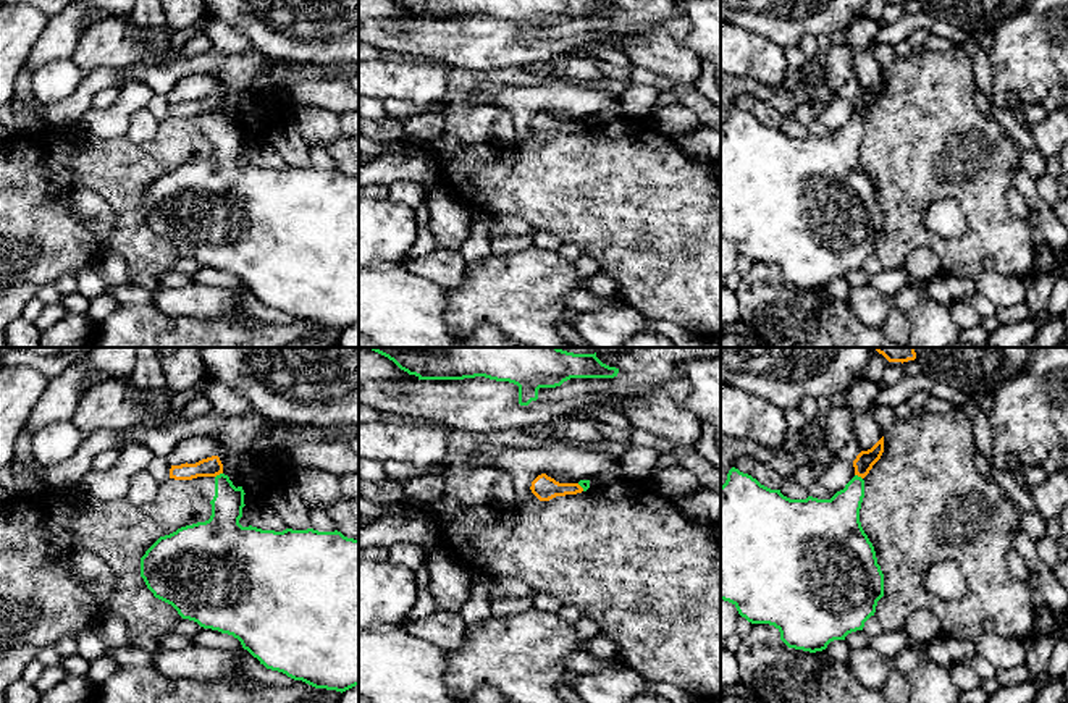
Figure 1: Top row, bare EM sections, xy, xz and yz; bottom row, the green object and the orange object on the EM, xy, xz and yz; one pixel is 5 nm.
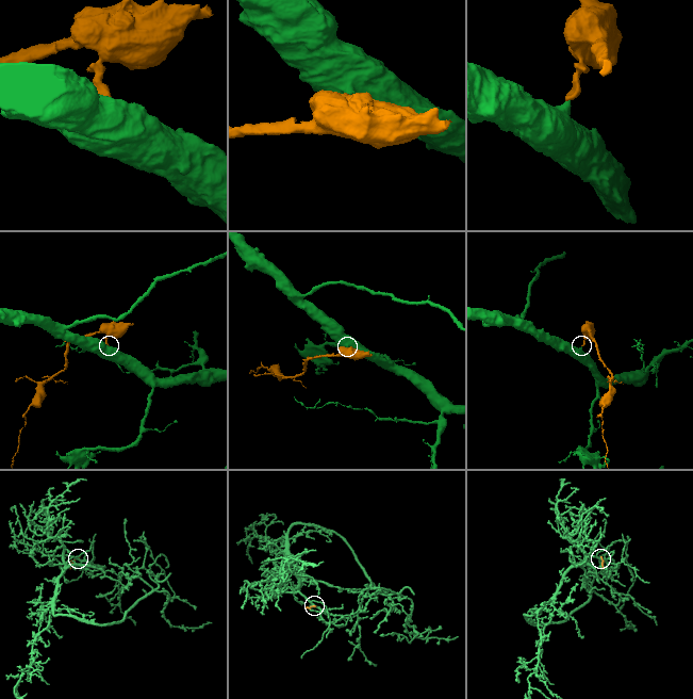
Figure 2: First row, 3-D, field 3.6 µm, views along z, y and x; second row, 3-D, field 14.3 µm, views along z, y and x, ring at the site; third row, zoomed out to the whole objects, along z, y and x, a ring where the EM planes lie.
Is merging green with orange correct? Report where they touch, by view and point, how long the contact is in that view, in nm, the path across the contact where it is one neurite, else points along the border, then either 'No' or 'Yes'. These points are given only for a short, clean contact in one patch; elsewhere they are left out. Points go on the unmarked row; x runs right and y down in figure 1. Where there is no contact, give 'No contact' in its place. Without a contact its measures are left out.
Touches green at xy (220, 112). Shared border 50 nm. Boundary: xy (222, 110), (215, 115). No

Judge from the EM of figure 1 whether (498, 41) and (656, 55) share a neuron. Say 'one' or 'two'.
two

